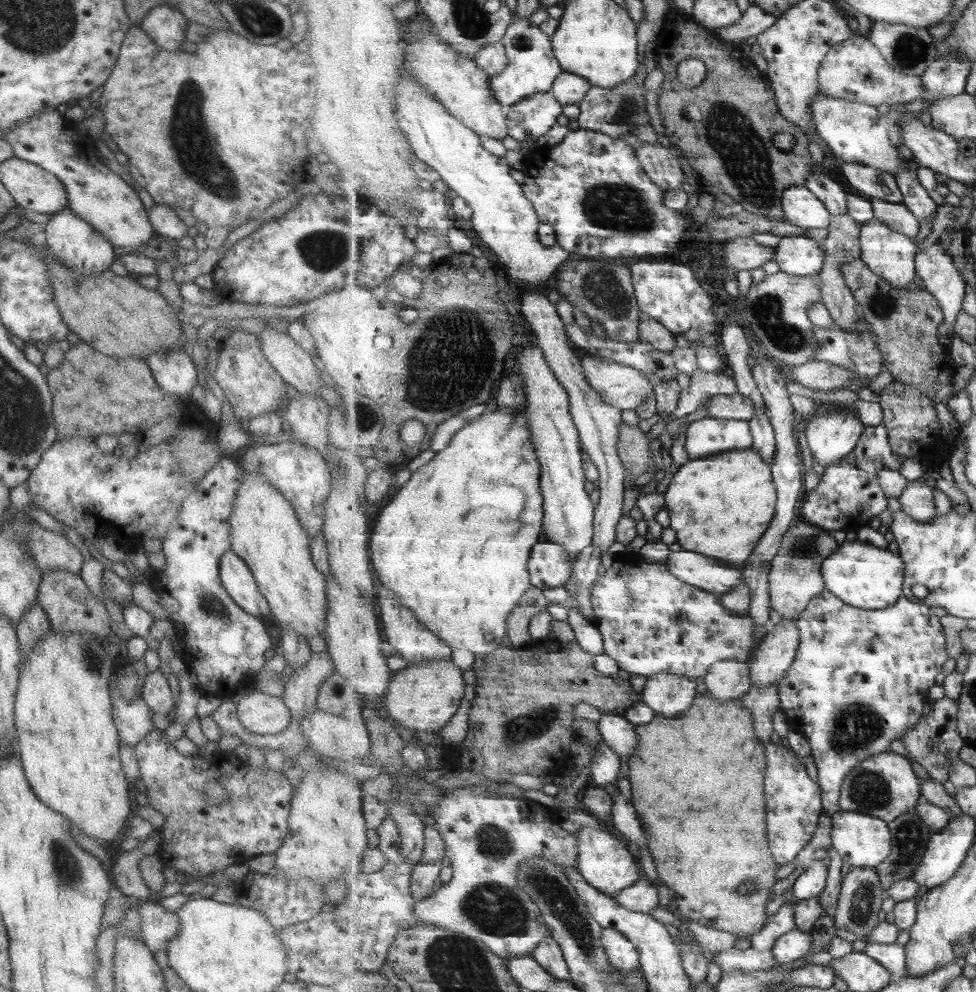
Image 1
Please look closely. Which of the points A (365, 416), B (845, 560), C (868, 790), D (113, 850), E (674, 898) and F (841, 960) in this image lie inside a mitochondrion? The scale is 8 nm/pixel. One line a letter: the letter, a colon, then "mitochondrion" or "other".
A: mitochondrion
B: other
C: mitochondrion
D: other
E: other
F: other

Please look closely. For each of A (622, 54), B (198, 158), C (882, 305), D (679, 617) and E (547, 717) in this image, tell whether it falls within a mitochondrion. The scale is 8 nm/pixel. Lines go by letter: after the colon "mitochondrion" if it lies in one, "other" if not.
A: other
B: mitochondrion
C: mitochondrion
D: other
E: mitochondrion

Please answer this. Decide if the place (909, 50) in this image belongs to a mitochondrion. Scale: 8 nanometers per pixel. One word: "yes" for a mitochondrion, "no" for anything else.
yes

